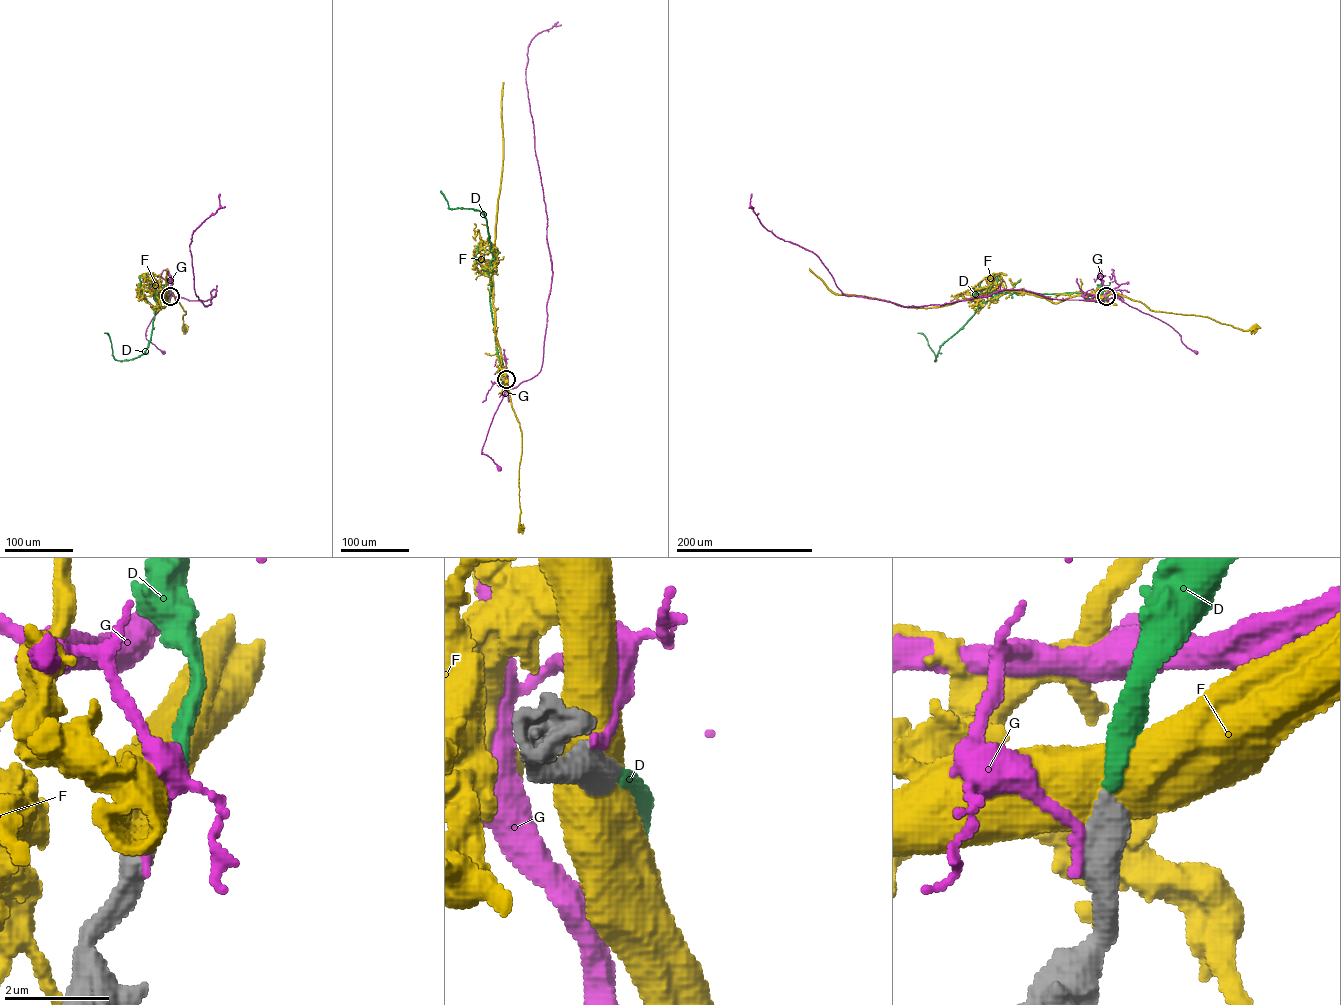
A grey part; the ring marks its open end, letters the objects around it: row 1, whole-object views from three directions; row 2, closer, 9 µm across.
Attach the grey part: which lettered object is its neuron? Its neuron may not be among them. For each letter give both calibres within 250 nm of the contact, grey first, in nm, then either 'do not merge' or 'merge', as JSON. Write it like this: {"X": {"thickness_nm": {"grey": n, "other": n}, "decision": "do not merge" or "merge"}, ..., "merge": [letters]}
{"D": {"thickness_nm": {"grey": 400, "other": 240}, "decision": "merge"}, "F": {"thickness_nm": {"grey": 600, "other": 900}, "decision": "do not merge"}, "G": {"thickness_nm": {"grey": 700, "other": 240}, "decision": "do not merge"}, "merge": ["D"]}

